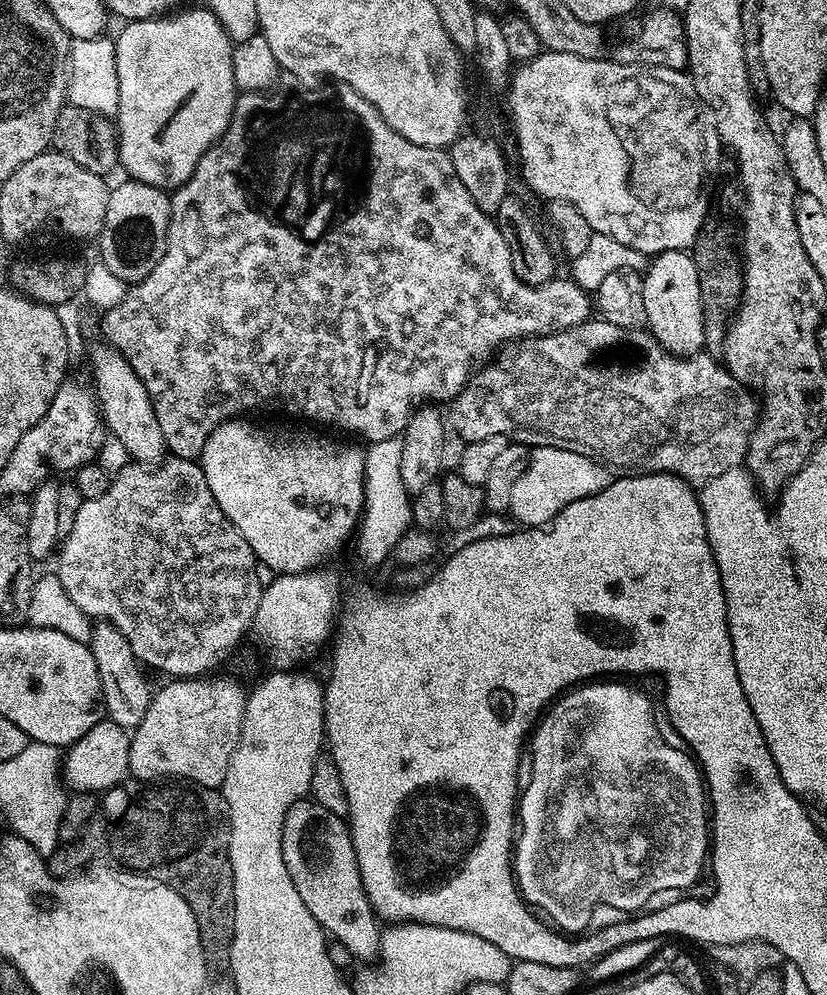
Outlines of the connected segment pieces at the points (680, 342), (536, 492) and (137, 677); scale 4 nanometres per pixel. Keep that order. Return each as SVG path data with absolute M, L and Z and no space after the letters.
M661 252L647 265L642 279L642 302L648 319L646 328L652 339L665 353L699 353L705 347L704 307L700 305L699 286L692 263L684 256Z
M552 446L556 448L535 448L531 449L528 465L522 474L522 478L518 478L518 482L514 482L514 490L510 494L510 502L508 503L511 515L516 515L524 526L547 526L552 523L552 519L558 515L566 506L570 506L572 502L578 502L587 496L598 494L610 483L610 472L601 461L591 457L584 456L582 453L573 451L568 446Z
M96 620L92 624L92 637L87 645L94 654L94 666L98 666L107 719L113 720L118 726L134 730L142 722L154 695L153 689L148 689L145 669L136 659L134 650L130 650L130 642L126 642L122 630L115 628L108 620Z

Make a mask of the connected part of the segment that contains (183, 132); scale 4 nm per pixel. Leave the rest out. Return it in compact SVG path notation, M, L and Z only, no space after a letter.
M201 6L186 18L180 18L176 24L167 24L169 21L164 18L155 20L133 20L123 25L124 30L120 37L115 37L116 65L118 66L118 110L114 117L118 125L118 164L122 169L128 171L127 175L136 180L139 184L160 188L163 190L175 190L181 184L186 183L194 174L202 154L212 147L221 136L228 130L228 124L232 121L232 111L236 109L238 99L238 89L234 70L232 69L232 49L227 36L224 35L220 23L216 20L216 15L207 7Z

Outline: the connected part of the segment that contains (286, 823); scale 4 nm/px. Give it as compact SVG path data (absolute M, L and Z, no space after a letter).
M297 798L282 822L282 858L294 890L298 890L306 910L314 914L325 933L350 955L364 960L360 962L375 961L380 954L382 931L376 926L378 918L360 885L352 834L345 817L326 810L317 800Z

